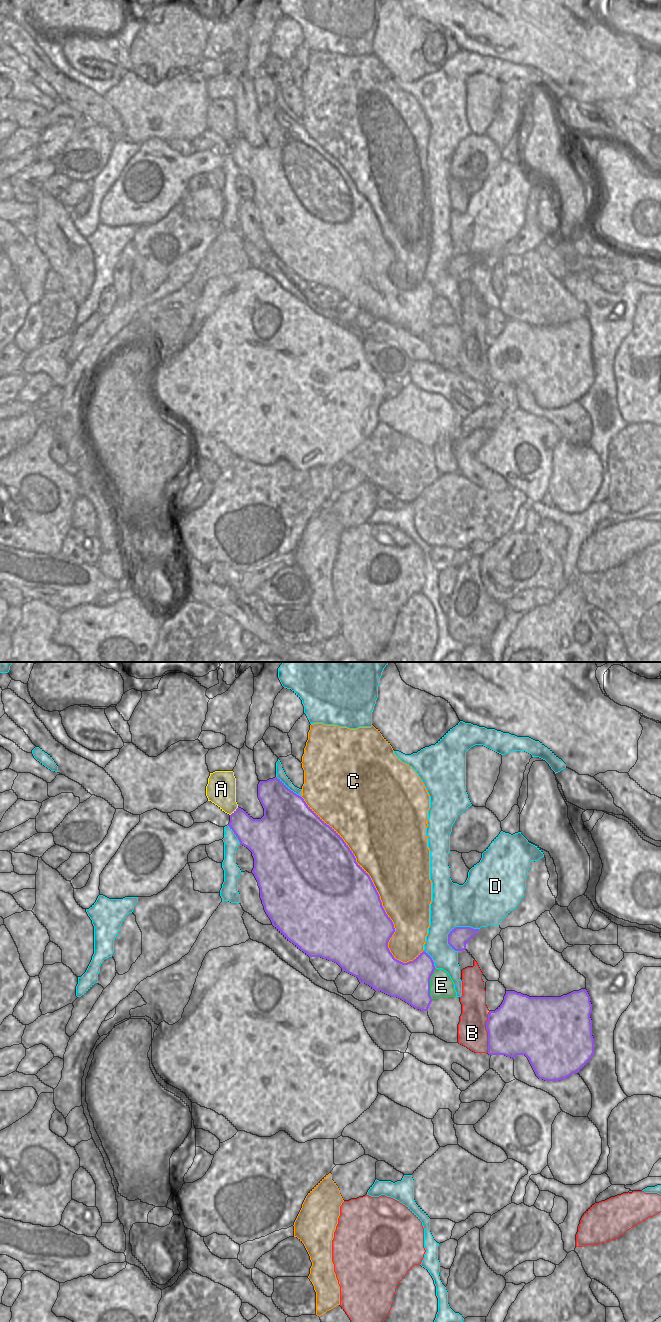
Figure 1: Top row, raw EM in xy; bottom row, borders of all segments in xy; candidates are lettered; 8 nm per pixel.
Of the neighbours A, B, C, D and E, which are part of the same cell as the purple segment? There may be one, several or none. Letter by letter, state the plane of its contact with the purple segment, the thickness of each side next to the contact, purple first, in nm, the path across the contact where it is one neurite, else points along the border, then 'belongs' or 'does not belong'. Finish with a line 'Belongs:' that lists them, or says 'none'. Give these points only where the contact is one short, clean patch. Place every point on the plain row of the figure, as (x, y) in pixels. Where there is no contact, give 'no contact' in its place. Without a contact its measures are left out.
A: meets purple in xy; 260 nm thick on the purple side, 240 nm on the other; does not belong
B: meets purple in xy; 440 nm thick on the purple side, 240 nm on the other; does not belong
C: meets purple in xy; 500 nm thick on the purple side, 480 nm on the other; does not belong
D: meets purple in xy; 160 nm thick on the purple side, 380 nm on the other; does not belong
E: meets purple in xy; 320 nm thick on the purple side, 190 nm on the other; belongs
Belongs: E

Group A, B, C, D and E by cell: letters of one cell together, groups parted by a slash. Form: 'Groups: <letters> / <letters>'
Groups: A / B / C / D / E.

